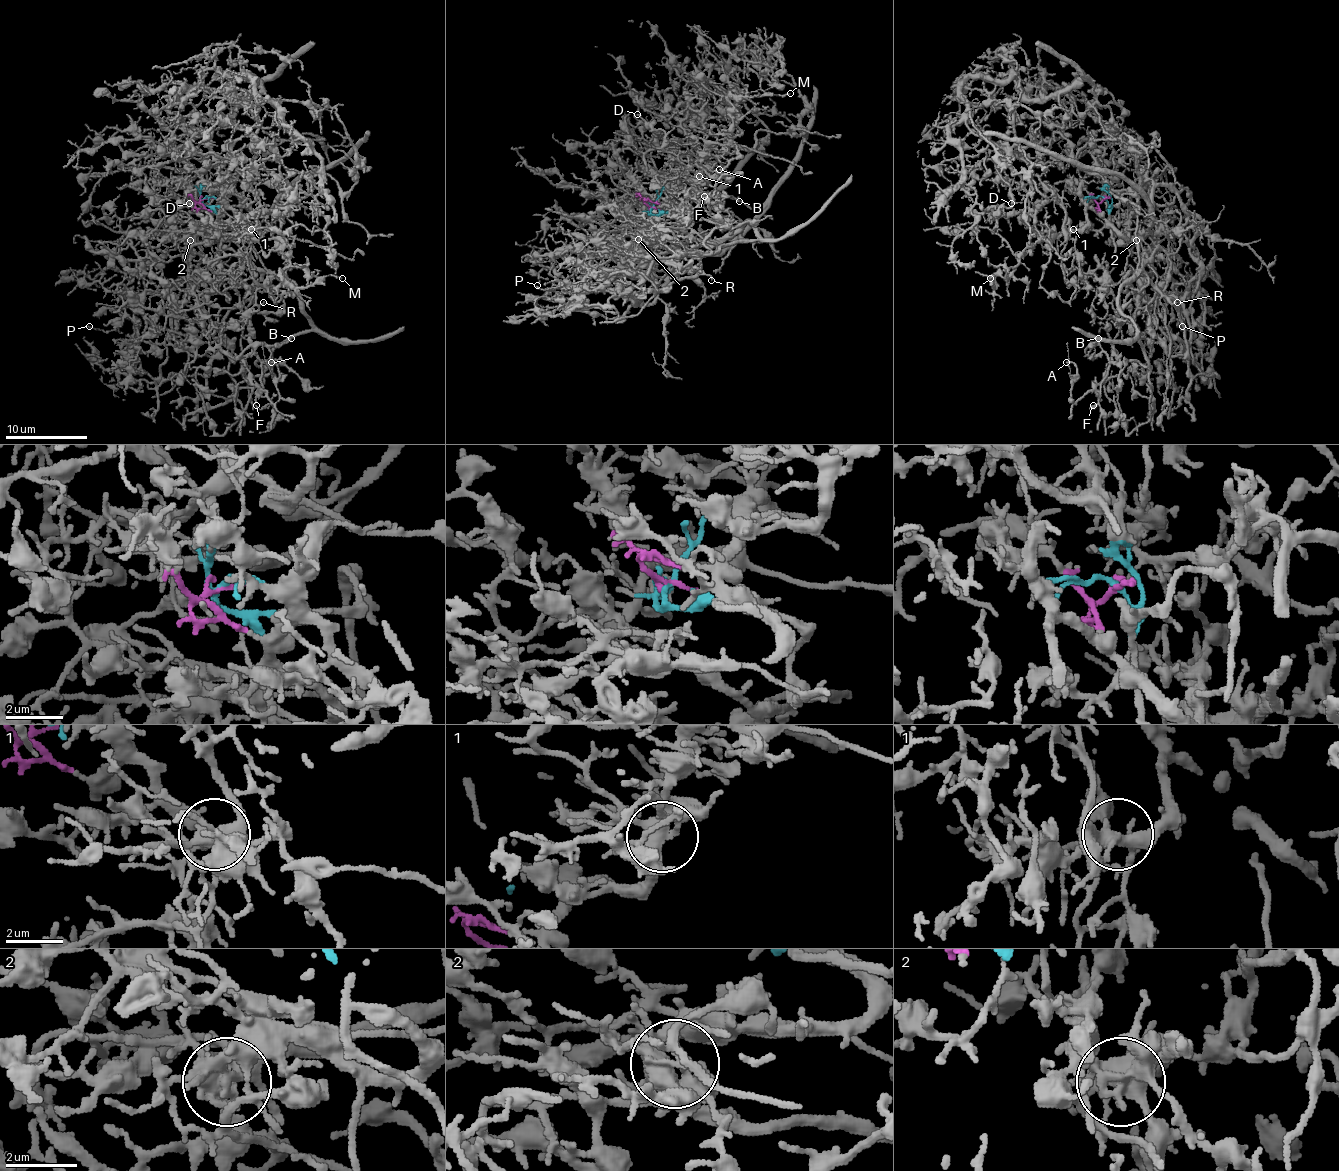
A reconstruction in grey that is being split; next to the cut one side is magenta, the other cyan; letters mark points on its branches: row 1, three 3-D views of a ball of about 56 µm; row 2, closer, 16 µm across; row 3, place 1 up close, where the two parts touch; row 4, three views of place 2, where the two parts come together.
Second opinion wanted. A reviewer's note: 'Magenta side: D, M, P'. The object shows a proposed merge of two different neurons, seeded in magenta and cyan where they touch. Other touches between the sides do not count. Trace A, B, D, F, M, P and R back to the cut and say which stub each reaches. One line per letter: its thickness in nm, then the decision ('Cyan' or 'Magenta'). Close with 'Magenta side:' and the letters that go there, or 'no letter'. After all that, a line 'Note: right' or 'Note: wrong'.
A: Thickness 140 nm. Cyan
B: Thickness 150 nm. Cyan
D: Thickness 170 nm. Magenta
F: Thickness 150 nm. Cyan
M: Thickness 150 nm. Magenta
P: Thickness 130 nm. Magenta
R: Thickness 170 nm. Cyan
Magenta side: D, M, P
Note: right

